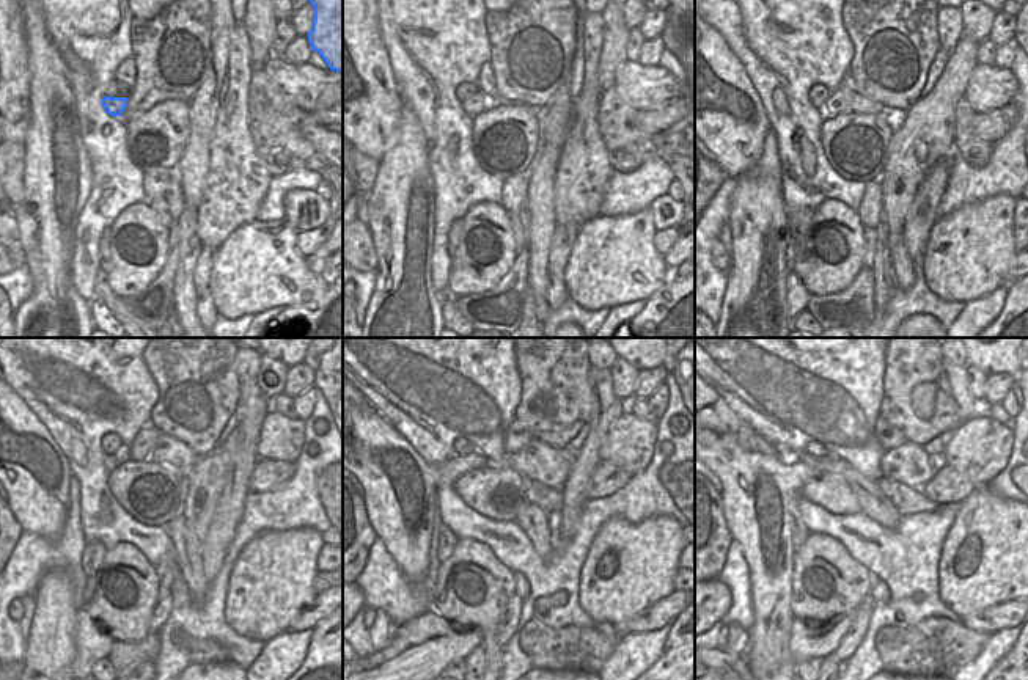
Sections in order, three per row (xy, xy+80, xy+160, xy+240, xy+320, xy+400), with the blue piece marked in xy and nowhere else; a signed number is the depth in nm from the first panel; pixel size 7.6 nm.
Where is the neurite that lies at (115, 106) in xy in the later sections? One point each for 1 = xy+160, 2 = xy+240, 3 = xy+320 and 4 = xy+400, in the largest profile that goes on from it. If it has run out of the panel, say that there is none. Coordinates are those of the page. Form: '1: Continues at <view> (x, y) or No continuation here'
1: Continues at xy+160 (838, 102)
2: Continues at xy+240 (145, 442)
3: Continues at xy+320 (517, 437)
4: Continues at xy+400 (888, 437).

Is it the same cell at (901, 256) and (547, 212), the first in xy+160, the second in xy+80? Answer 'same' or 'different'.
different

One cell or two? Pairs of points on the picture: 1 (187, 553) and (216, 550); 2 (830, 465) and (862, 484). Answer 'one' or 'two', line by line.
1: two
2: one

